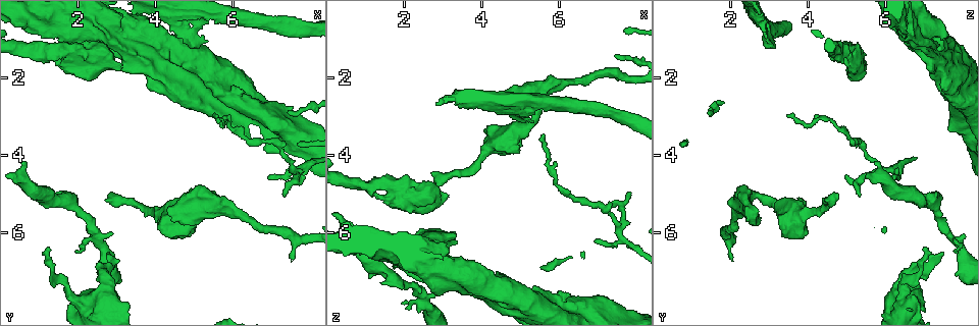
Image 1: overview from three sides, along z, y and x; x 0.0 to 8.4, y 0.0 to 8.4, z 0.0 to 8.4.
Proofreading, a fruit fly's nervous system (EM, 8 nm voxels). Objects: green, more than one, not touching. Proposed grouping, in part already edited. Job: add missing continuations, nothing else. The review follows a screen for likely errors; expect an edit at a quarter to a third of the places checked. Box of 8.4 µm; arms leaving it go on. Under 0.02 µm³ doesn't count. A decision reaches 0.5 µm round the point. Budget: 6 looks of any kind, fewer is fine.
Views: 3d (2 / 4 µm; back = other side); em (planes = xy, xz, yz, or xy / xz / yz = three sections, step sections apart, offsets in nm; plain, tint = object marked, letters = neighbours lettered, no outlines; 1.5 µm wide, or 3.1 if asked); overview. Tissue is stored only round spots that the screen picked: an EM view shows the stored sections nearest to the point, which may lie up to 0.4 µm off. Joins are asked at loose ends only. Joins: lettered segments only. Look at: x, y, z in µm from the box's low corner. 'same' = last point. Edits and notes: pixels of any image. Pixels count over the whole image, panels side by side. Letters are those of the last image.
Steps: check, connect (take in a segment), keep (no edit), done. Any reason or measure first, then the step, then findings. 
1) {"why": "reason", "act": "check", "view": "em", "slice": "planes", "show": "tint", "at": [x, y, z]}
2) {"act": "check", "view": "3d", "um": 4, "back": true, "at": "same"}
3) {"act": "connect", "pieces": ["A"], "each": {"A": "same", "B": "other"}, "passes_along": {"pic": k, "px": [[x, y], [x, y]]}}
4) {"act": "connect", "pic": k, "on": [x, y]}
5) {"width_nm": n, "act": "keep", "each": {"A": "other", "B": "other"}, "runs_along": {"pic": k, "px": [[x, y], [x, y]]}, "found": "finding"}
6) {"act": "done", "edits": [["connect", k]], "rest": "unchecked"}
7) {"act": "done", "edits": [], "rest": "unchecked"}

{"why": "branch stops here", "act": "check", "view": "em", "slice": "planes", "show": "letters", "at": [5.20, 1.10, 3.05]}

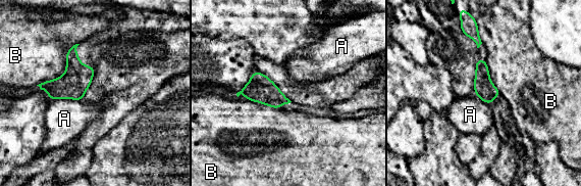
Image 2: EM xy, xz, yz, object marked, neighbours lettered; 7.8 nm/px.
{"longest_contact_nm": ["B", 480], "act": "keep", "each": {"A": "other", "B": "other"}, "border": {"pic": 2, "px": [[78, 43], [62, 75], [36, 85]]}, "found": "none of them fits"}

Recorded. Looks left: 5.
{"why": "branch stops here", "act": "check", "view": "em", "slice": "planes", "show": "letters", "at": [6.85, 4.60, 6.20]}

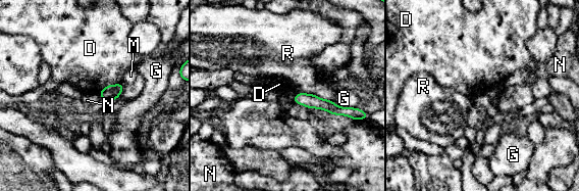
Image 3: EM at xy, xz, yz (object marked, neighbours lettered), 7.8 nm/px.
{"longest_contact_nm": ["D", 220], "act": "keep", "each": {"D": "other", "G": "other", "M": "other", "N": "other", "R": "other"}, "runs_along": {"pic": 3, "px": [[297, 98], [347, 112]]}, "found": "none of them fits"}

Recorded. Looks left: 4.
{"why": "branch stops here", "act": "check", "view": "em", "slice": "planes", "show": "letters", "at": [2.65, 5.10, 4.40]}

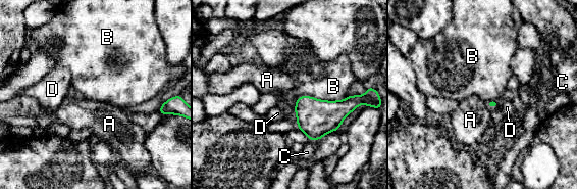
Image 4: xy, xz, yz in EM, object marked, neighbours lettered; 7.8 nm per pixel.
{"act": "connect", "pic": 4, "on": [307, 152], "each": {"A": "other", "B": "other", "C": "same", "D": "other"}, "found": "the neuron continues"}

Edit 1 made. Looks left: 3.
{"act": "done", "edits": [["connect", 4]], "rest": "unchecked"}

